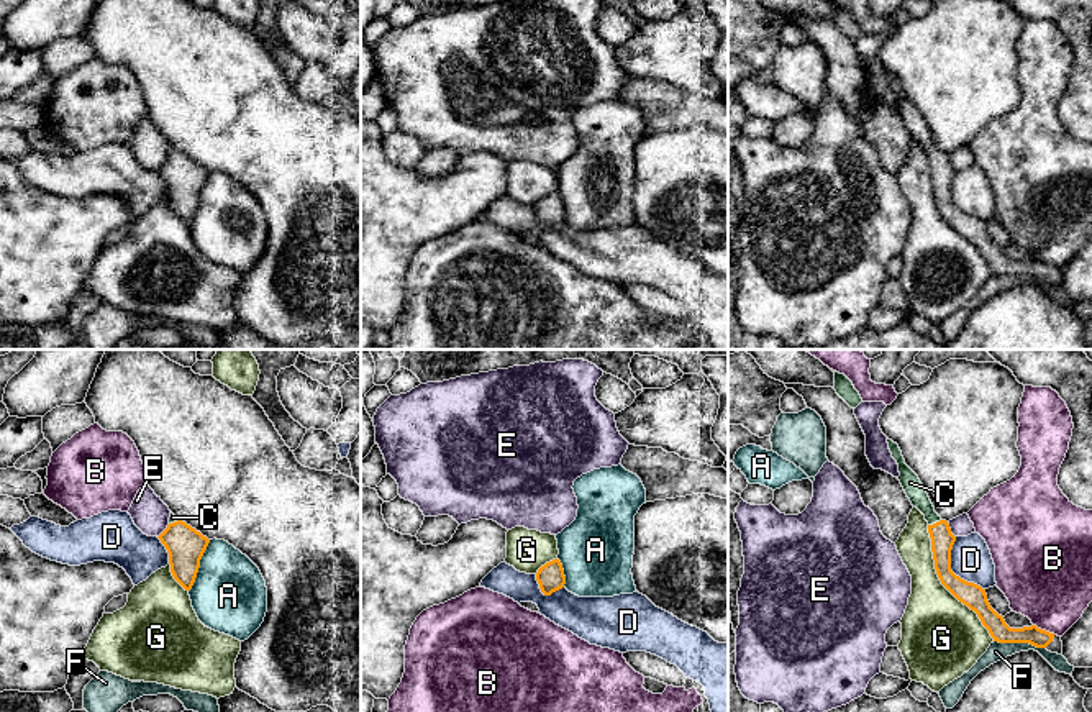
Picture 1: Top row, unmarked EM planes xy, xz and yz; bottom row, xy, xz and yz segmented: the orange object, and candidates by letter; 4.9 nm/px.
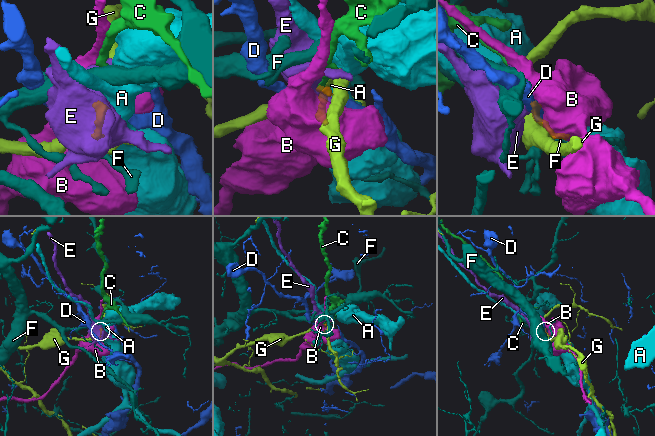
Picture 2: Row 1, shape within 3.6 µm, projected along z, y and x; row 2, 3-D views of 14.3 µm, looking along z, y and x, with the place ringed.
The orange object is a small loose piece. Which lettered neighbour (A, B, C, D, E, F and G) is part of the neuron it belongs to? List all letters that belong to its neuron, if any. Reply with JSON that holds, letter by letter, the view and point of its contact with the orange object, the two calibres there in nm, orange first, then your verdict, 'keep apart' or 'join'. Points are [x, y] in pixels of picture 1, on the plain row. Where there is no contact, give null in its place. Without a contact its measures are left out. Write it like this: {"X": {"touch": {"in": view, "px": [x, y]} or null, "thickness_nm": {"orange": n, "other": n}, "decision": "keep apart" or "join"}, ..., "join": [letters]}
{"A": {"touch": {"in": "xy", "px": [199, 199]}, "thickness_nm": {"orange": 190, "other": 360}, "decision": "keep apart"}, "B": {"touch": {"in": "yz", "px": [1045, 263]}, "thickness_nm": {"orange": 100, "other": 420}, "decision": "keep apart"}, "C": {"touch": {"in": "yz", "px": [933, 156]}, "thickness_nm": {"orange": 110, "other": 90}, "decision": "join"}, "D": {"touch": {"in": "yz", "px": [950, 202]}, "thickness_nm": {"orange": 120, "other": 200}, "decision": "keep apart"}, "E": {"touch": {"in": "yz", "px": [950, 163]}, "thickness_nm": {"orange": 110, "other": 100}, "decision": "keep apart"}, "F": {"touch": {"in": "yz", "px": [1020, 274]}, "thickness_nm": {"orange": 100, "other": 90}, "decision": "keep apart"}, "G": {"touch": {"in": "yz", "px": [943, 217]}, "thickness_nm": {"orange": 120, "other": 380}, "decision": "keep apart"}, "join": ["C"]}

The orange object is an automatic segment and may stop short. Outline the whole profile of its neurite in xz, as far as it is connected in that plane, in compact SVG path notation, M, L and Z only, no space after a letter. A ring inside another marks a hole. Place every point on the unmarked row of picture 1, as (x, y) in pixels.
M556 190L541 199L536 205L536 213L544 228L551 228L553 225L562 221L566 208L561 194Z

